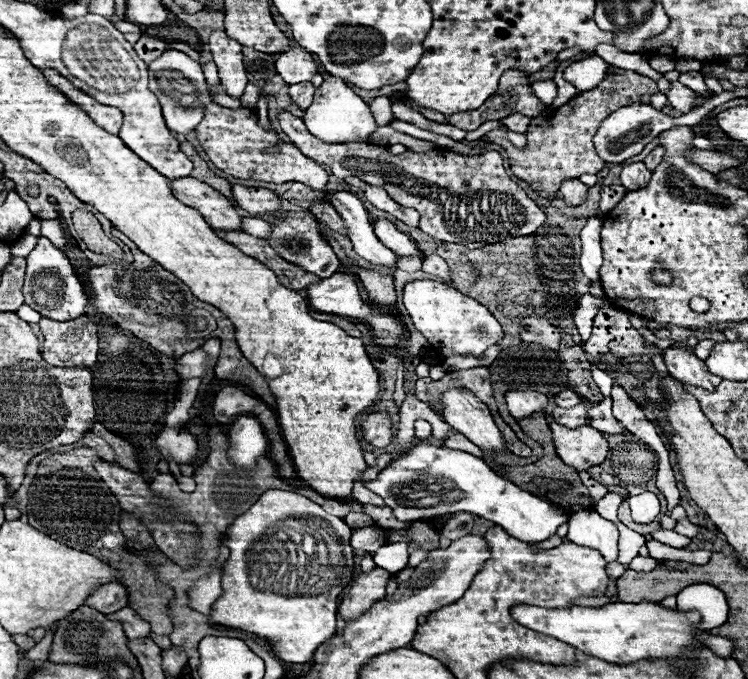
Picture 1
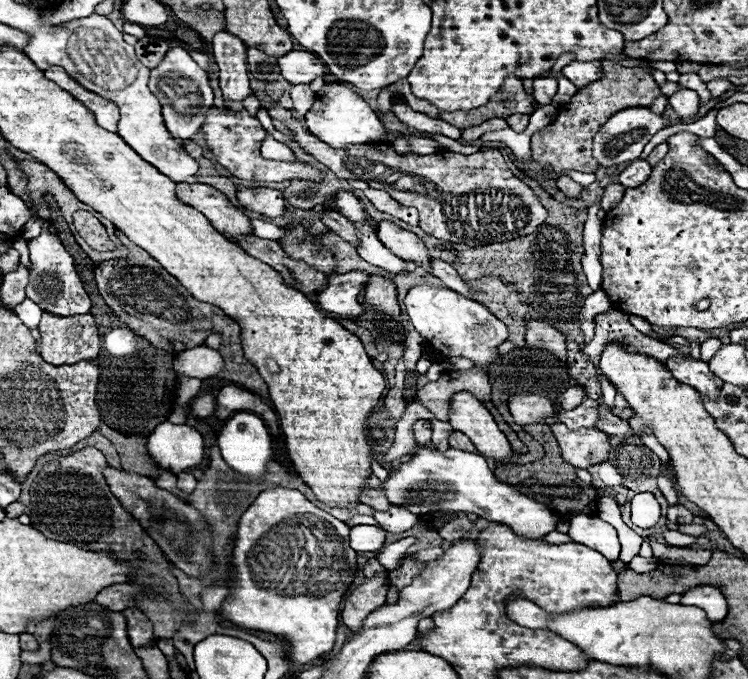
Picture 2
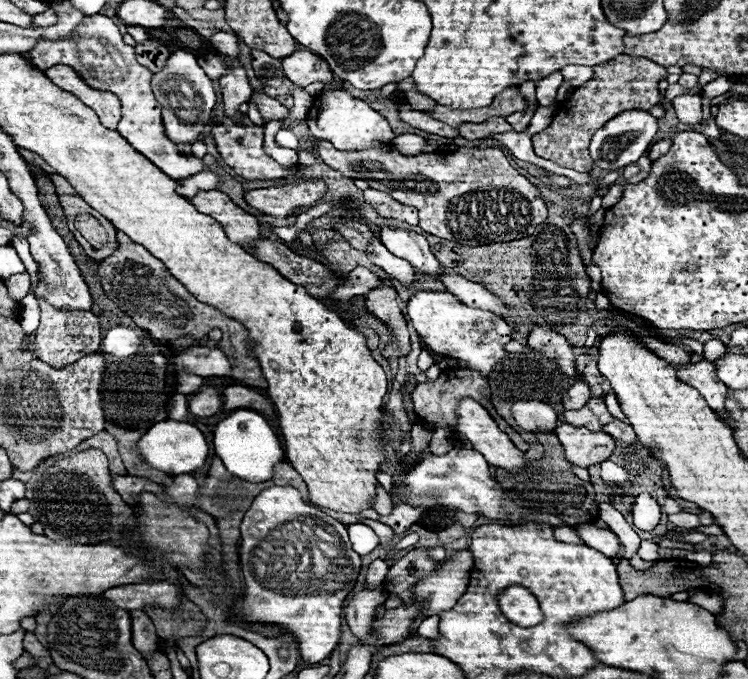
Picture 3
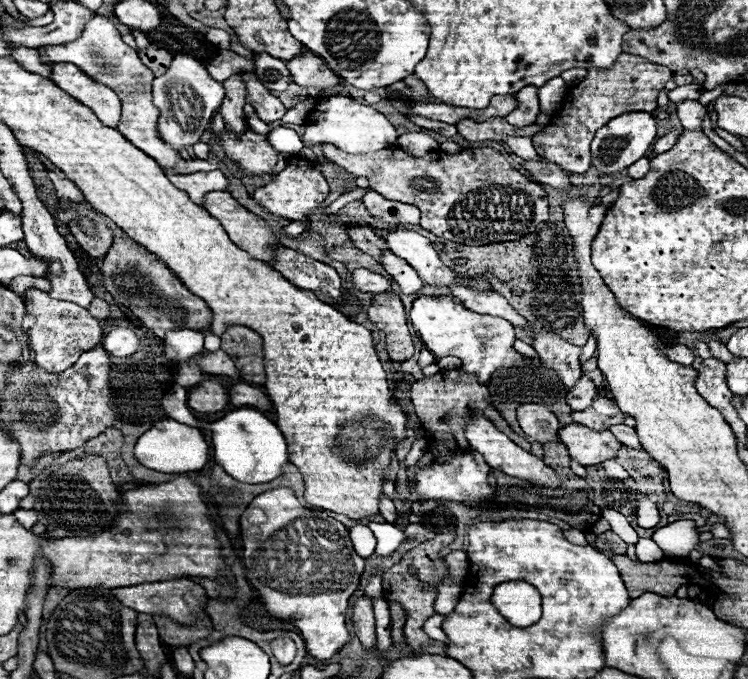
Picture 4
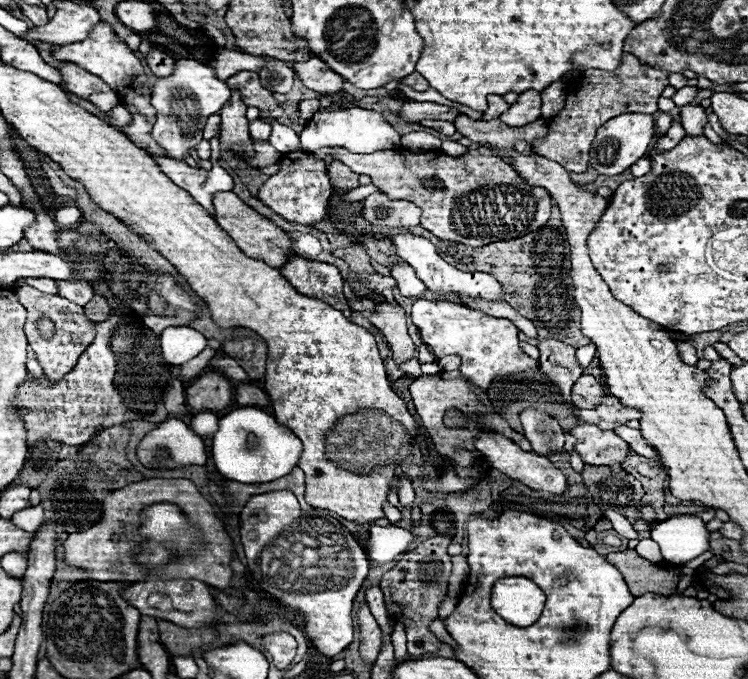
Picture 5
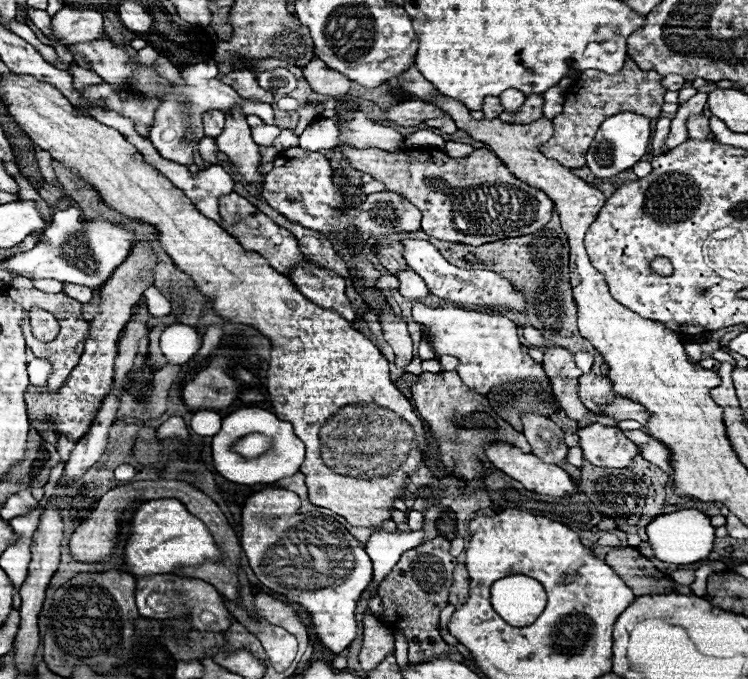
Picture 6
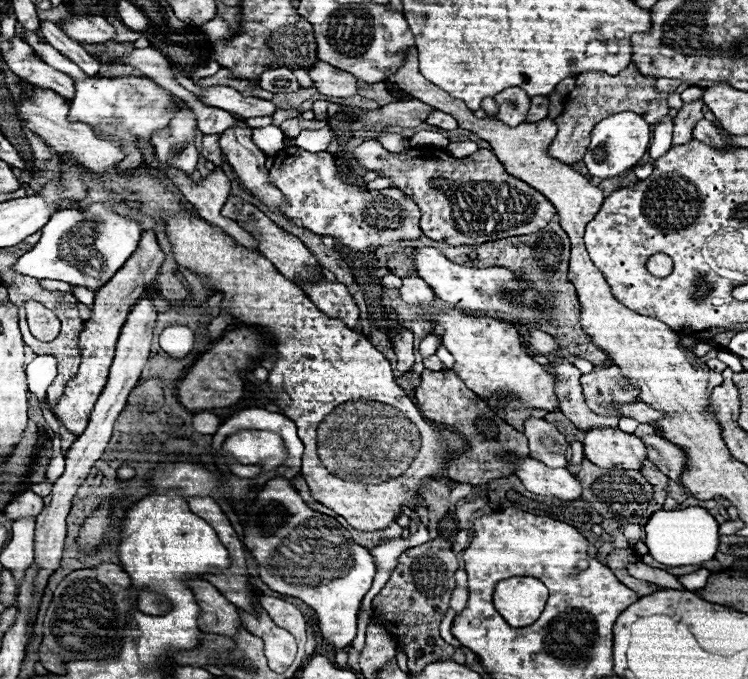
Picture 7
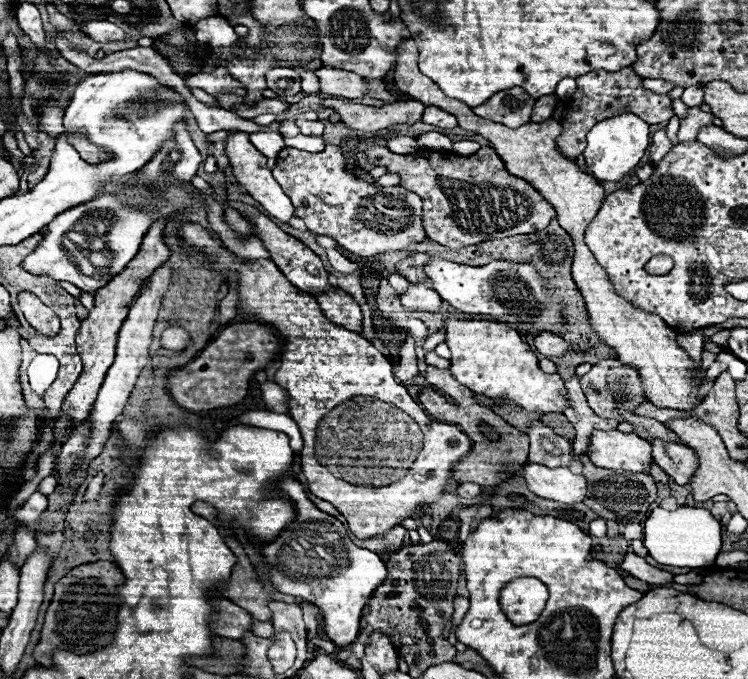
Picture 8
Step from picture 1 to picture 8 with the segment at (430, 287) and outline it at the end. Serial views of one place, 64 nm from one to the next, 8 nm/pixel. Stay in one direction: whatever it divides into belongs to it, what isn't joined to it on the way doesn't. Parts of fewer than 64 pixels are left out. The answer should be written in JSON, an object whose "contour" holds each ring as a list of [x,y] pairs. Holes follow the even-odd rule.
{"contour":[[[448,318],[444,324],[446,344],[452,352],[452,374],[458,382],[476,394],[490,398],[506,398],[528,412],[562,414],[568,408],[566,388],[558,374],[544,374],[538,366],[538,356],[522,336],[508,324],[492,320],[458,320]]]}

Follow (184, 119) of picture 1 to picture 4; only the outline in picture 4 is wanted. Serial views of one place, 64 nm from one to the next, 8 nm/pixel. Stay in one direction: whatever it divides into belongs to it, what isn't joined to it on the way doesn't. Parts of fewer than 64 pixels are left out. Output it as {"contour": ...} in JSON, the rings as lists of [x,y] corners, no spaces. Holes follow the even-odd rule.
{"contour":[[[186,54],[174,56],[168,72],[154,78],[152,82],[152,100],[154,106],[160,110],[158,136],[174,150],[200,142],[202,132],[208,128],[210,118],[220,108],[224,98],[226,90],[222,88],[222,84],[216,82],[196,58]]]}

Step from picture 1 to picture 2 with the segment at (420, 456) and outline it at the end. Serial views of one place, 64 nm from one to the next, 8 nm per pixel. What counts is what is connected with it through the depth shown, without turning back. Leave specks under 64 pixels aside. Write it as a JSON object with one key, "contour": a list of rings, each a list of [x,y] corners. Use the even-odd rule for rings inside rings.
{"contour":[[[418,448],[412,460],[404,462],[396,472],[390,472],[390,478],[380,486],[392,504],[406,506],[414,514],[430,514],[440,510],[478,514],[480,518],[492,522],[504,522],[526,538],[542,538],[558,524],[558,516],[552,514],[544,504],[538,504],[536,500],[516,492],[510,488],[510,484],[496,480],[484,456],[456,448],[450,448],[444,454]]]}

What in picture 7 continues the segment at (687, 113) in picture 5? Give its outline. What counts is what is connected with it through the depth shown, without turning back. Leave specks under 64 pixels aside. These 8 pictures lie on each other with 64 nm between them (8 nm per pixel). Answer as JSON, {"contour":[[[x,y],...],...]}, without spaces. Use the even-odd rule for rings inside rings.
{"contour":[[[700,120],[694,126],[694,138],[704,144],[710,144],[712,148],[732,148],[732,144],[726,140],[726,136],[710,120]]]}

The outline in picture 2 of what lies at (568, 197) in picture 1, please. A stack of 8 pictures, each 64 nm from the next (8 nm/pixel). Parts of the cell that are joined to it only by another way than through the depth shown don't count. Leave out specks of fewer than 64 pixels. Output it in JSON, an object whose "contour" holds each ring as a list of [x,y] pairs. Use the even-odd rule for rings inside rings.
{"contour":[[[560,176],[556,184],[558,184],[558,188],[560,188],[562,192],[566,192],[570,198],[578,196],[578,194],[580,194],[580,190],[582,190],[582,186],[580,186],[580,184],[576,184],[574,180],[570,180],[568,176]]]}

